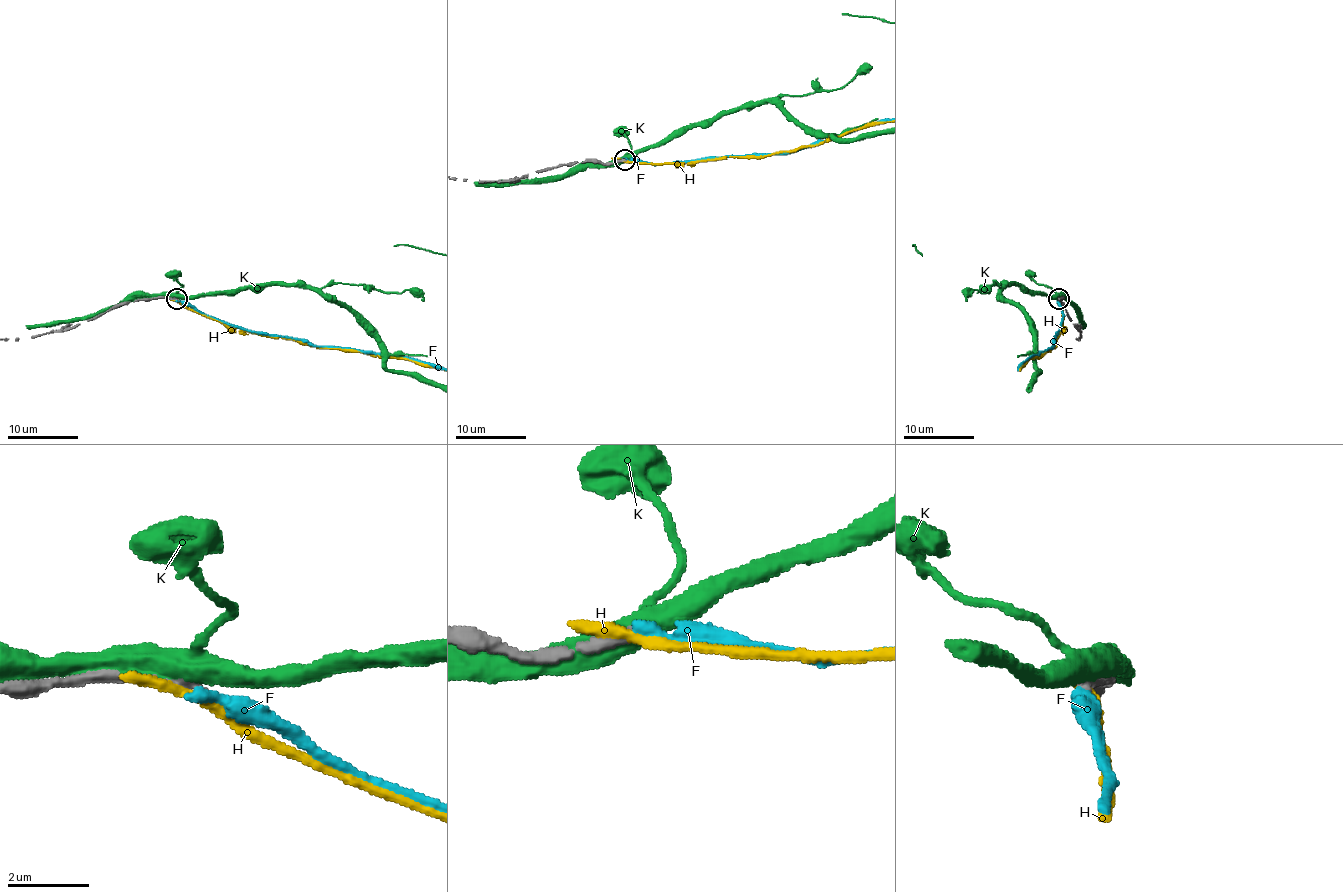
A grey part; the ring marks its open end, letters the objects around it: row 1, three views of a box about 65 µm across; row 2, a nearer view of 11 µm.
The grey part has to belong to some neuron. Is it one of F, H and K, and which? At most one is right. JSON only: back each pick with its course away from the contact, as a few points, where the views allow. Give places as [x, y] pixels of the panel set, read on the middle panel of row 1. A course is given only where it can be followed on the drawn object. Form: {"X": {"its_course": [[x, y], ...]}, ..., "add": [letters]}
{"add": []}

